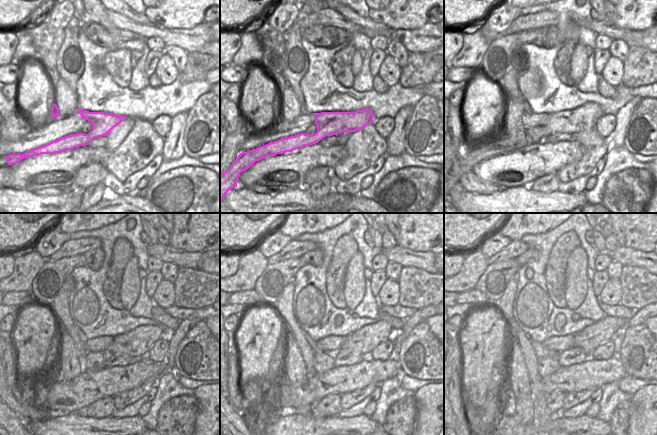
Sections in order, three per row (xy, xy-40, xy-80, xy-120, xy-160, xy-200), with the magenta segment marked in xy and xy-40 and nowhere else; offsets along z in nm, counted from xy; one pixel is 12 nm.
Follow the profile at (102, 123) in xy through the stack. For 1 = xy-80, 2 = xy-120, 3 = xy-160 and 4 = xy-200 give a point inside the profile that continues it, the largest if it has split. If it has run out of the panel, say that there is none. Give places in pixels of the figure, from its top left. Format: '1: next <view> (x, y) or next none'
1: next xy-80 (585, 117)
2: next xy-120 (136, 343)
3: next xy-160 (363, 341)
4: next xy-200 (588, 339)

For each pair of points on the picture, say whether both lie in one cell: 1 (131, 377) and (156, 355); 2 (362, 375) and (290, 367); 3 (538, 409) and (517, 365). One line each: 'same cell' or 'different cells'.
1: different cells
2: different cells
3: different cells

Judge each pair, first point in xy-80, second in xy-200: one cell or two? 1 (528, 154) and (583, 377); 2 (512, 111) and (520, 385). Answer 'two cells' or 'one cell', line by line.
1: one cell
2: one cell

